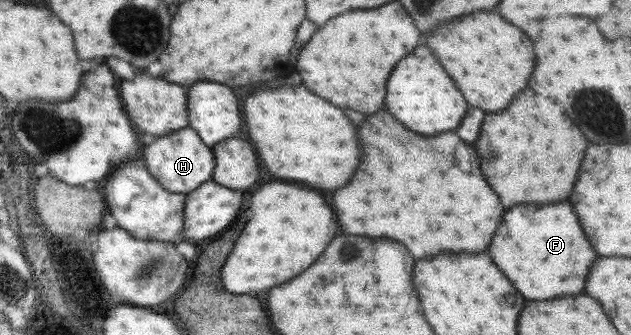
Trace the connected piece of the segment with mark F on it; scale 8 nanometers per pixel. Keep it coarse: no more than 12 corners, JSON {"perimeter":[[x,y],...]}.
{"perimeter":[[569,203],[505,211],[489,253],[531,301],[597,257]]}

